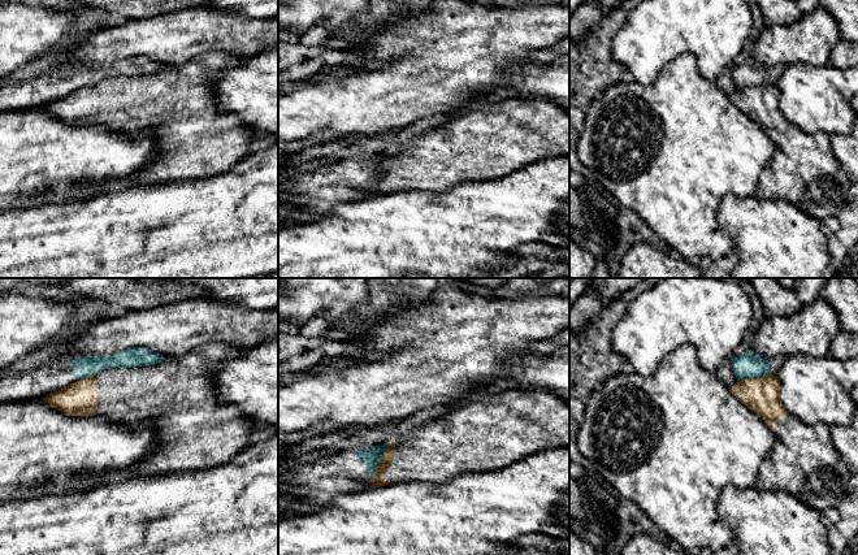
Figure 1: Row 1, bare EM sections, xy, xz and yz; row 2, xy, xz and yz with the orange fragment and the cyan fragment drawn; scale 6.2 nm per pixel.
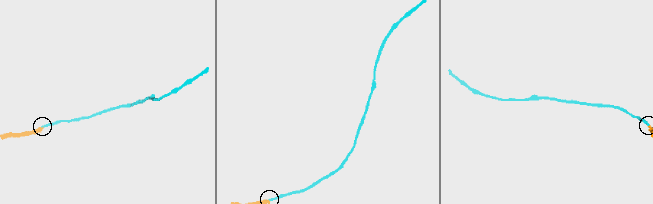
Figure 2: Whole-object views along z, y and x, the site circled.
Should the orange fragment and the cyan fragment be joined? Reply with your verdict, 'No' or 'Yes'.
No

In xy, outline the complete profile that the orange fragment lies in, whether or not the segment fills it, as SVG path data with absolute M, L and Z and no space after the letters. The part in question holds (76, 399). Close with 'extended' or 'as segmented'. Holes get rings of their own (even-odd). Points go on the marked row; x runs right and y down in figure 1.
M208 343L182 356L162 357L153 365L104 369L49 393L43 400L68 416L96 415L124 426L152 421L159 439L156 448L136 463L130 474L155 476L212 468L250 446L255 424L239 412L238 406L220 403L214 387L216 370L243 352L240 347Z; extended

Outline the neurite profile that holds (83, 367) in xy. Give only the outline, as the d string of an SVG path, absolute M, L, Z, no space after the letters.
M146 347L117 351L113 356L60 359L30 372L0 378L0 402L25 402L44 398L81 378L108 368L134 368L157 364L164 356Z

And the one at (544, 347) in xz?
M569 329L562 331L554 339L536 342L530 348L536 356L550 356L567 346L569 346Z

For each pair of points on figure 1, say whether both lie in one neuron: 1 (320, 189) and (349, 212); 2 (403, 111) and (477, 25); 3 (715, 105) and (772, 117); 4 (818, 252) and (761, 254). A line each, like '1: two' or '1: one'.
1: two
2: one
3: two
4: one

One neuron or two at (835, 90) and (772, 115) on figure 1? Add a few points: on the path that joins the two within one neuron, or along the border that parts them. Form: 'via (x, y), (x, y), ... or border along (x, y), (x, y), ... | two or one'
border along (776, 85), (779, 89), (780, 112), (805, 130) | two

